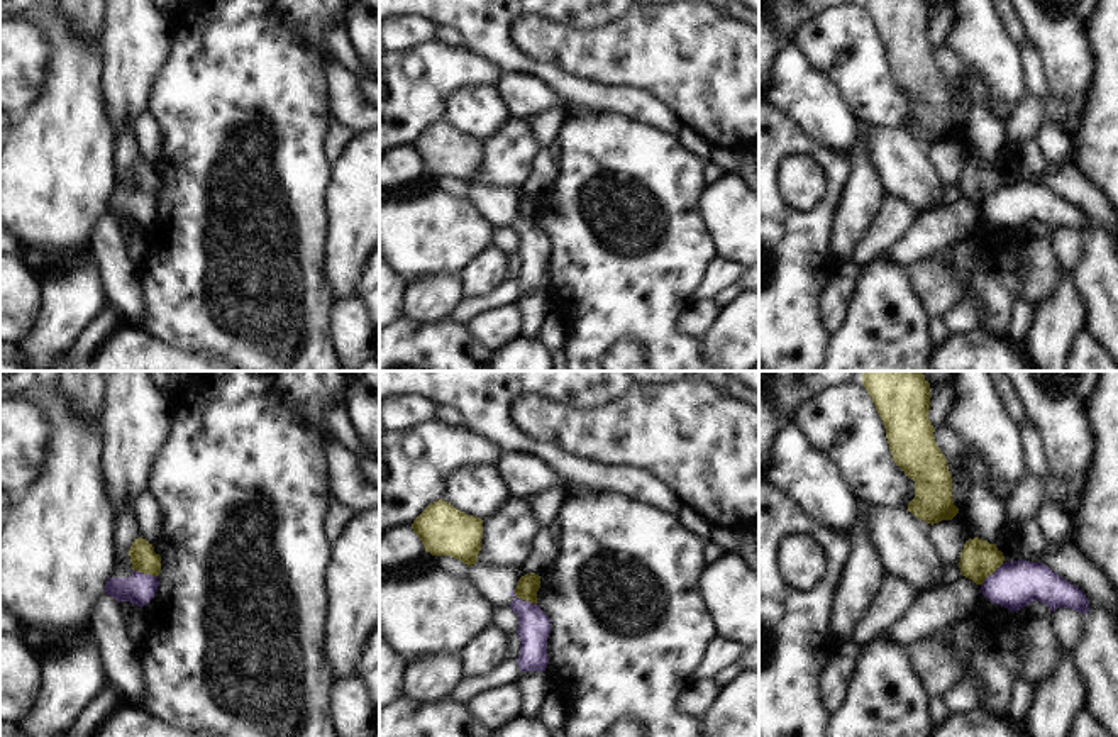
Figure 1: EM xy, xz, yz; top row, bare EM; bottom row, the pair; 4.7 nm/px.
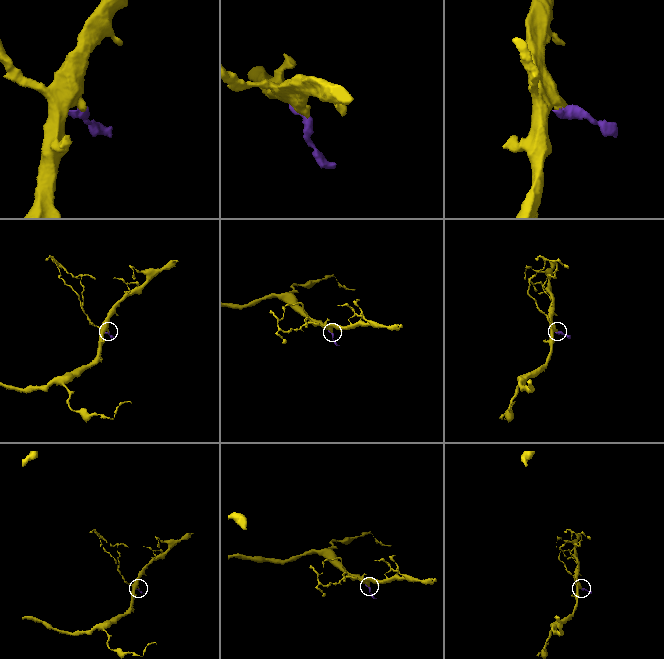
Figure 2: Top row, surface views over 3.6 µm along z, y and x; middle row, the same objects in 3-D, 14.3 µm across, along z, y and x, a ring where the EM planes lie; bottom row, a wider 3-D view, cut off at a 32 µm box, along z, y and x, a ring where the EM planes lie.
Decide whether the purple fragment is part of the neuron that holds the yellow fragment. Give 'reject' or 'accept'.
reject

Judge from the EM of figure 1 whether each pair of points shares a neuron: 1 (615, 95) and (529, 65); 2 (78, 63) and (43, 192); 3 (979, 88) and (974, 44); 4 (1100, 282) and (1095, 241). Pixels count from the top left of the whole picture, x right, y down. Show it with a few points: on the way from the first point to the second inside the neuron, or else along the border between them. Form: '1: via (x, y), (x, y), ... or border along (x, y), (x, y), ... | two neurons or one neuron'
1: via (593, 95), (575, 90), (551, 75) | one neuron
2: via (70, 95), (63, 141), (55, 160) | one neuron
3: border along (968, 65), (986, 80), (991, 94), (1003, 104) | two neurons
4: via (1100, 271), (1100, 251) | one neuron

